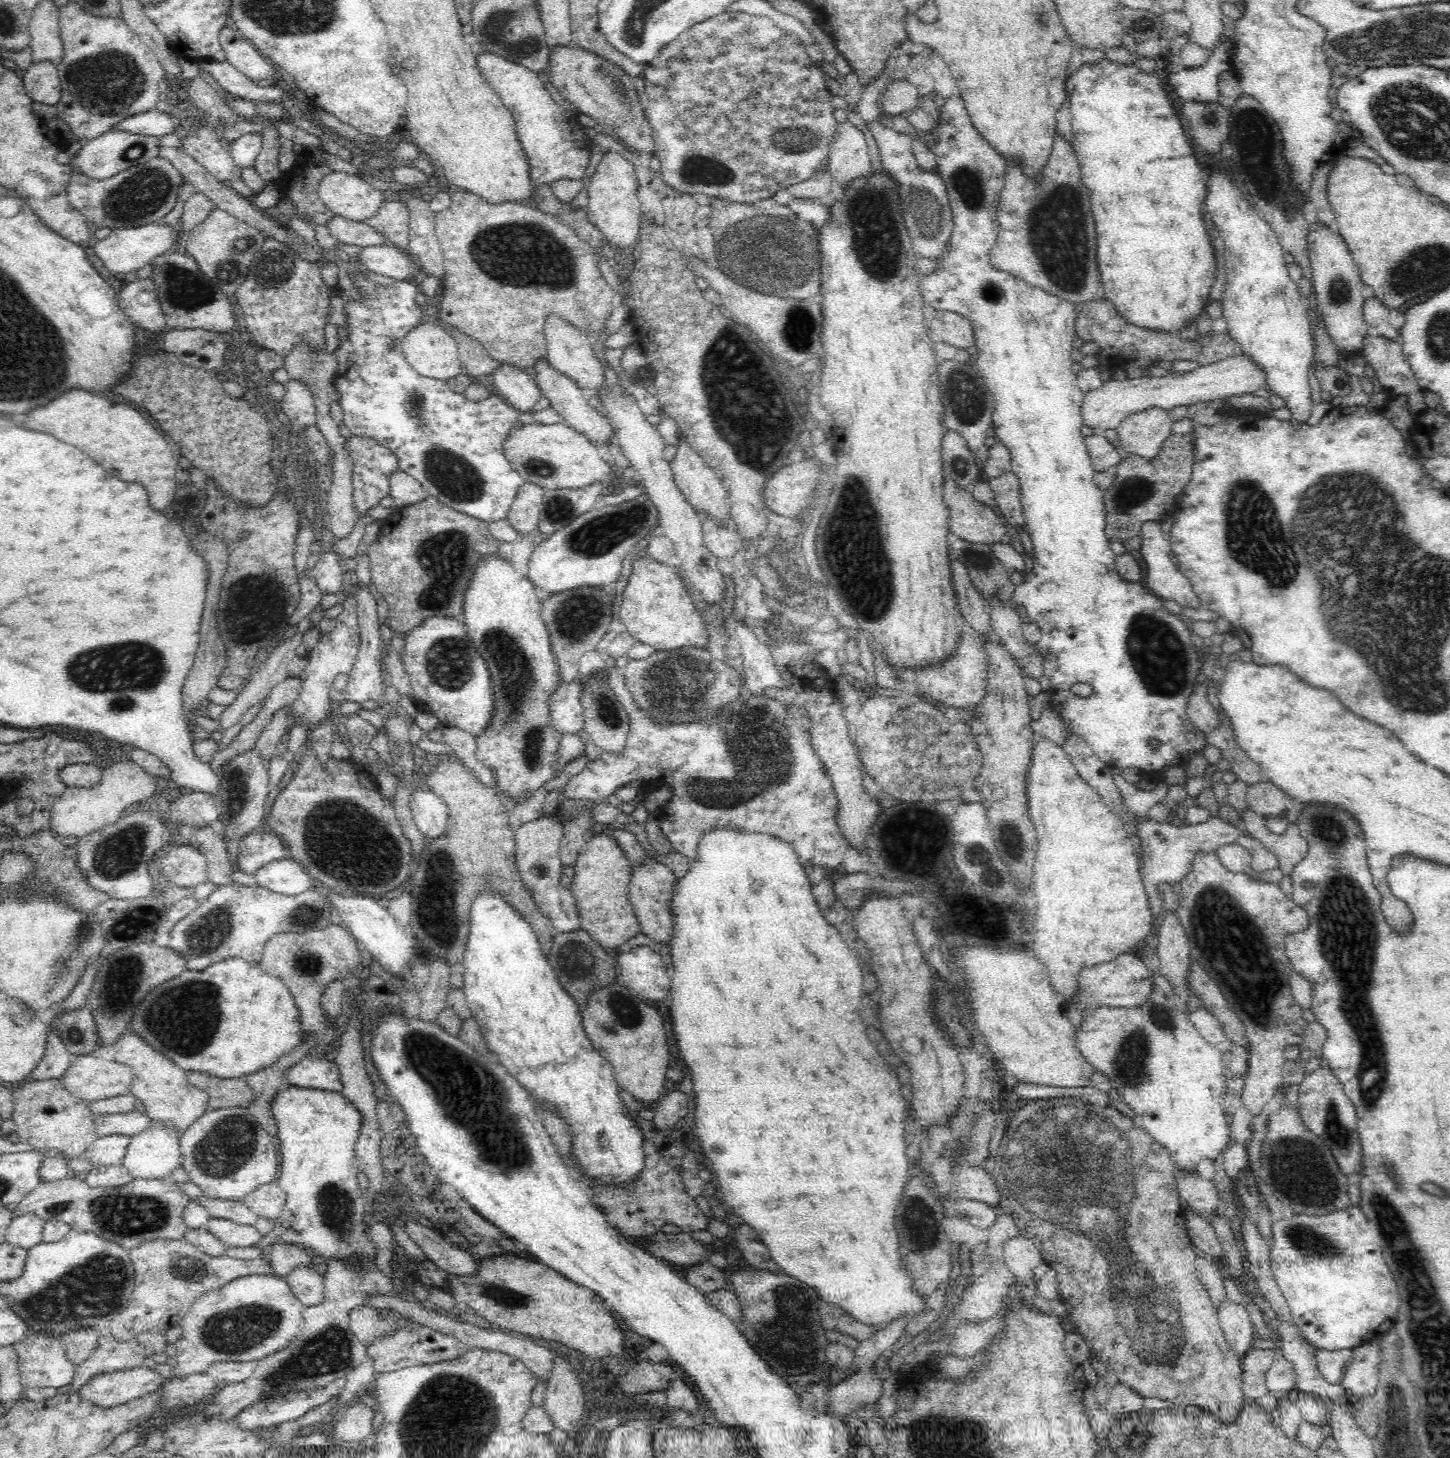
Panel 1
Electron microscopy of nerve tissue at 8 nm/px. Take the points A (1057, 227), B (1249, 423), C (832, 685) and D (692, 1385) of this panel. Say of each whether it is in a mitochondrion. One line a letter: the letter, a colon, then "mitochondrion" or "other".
A: mitochondrion
B: other
C: other
D: other

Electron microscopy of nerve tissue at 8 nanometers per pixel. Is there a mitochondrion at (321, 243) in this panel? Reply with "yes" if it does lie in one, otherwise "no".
no

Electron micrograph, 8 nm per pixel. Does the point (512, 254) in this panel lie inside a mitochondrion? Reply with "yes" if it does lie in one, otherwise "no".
yes

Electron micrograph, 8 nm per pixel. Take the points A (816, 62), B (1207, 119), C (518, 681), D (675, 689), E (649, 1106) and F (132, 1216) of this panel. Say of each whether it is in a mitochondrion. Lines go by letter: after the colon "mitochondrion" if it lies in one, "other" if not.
A: other
B: mitochondrion
C: mitochondrion
D: mitochondrion
E: other
F: mitochondrion

